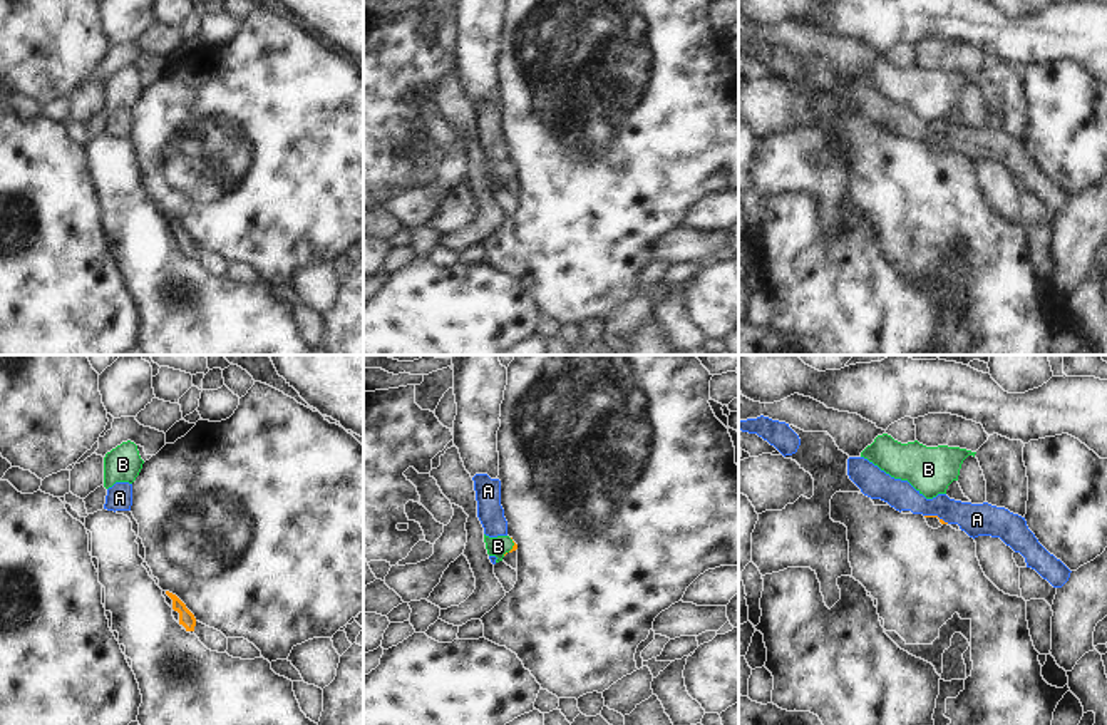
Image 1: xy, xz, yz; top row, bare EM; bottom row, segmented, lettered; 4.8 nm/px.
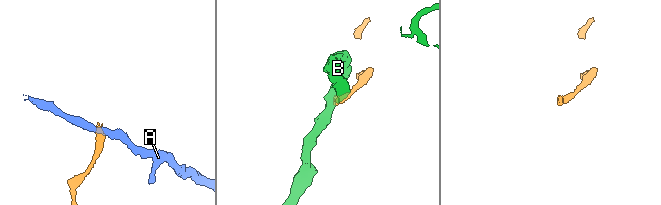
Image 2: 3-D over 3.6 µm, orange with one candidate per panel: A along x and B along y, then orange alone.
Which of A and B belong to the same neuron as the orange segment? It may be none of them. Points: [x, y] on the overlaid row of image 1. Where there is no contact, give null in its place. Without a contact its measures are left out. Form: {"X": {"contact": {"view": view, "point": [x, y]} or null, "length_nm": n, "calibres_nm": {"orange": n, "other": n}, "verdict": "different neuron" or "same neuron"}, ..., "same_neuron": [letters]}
{"A": {"contact": {"view": "yz", "point": [937, 516]}, "length_nm": 130, "calibres_nm": {"orange": 20, "other": 160}, "verdict": "different neuron"}, "B": {"contact": {"view": "xz", "point": [513, 548]}, "length_nm": 100, "calibres_nm": {"orange": 20, "other": 100}, "verdict": "same neuron"}, "same_neuron": ["B"]}

